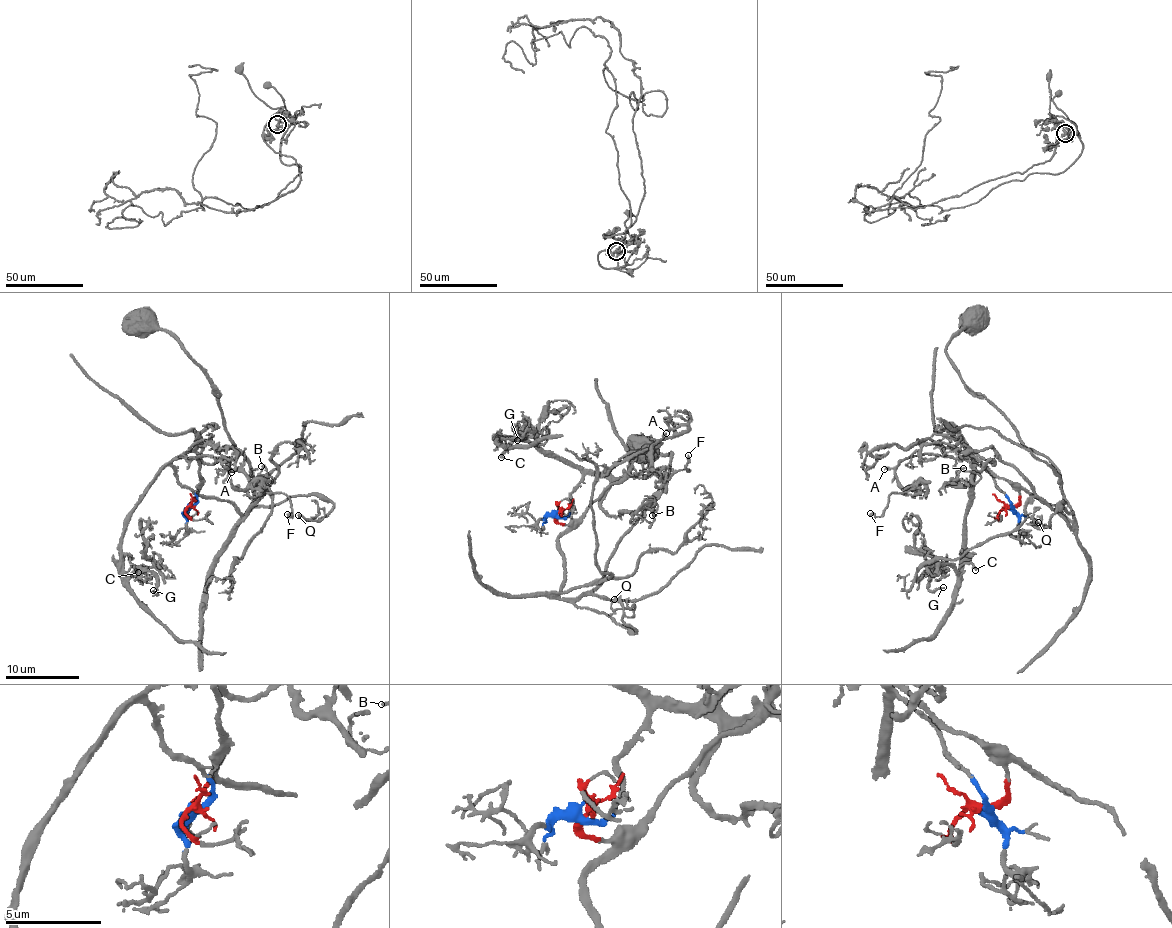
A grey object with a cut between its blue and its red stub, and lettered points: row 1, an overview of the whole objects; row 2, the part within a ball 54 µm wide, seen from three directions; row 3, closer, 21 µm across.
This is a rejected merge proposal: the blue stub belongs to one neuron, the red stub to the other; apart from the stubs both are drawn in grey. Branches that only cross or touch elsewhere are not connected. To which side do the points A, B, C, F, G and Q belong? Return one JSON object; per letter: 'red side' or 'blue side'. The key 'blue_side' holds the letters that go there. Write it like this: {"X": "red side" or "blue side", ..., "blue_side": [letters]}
{"A": "blue side", "B": "blue side", "C": "blue side", "F": "blue side", "G": "blue side", "Q": "red side", "blue_side": ["A", "B", "C", "F", "G"]}

